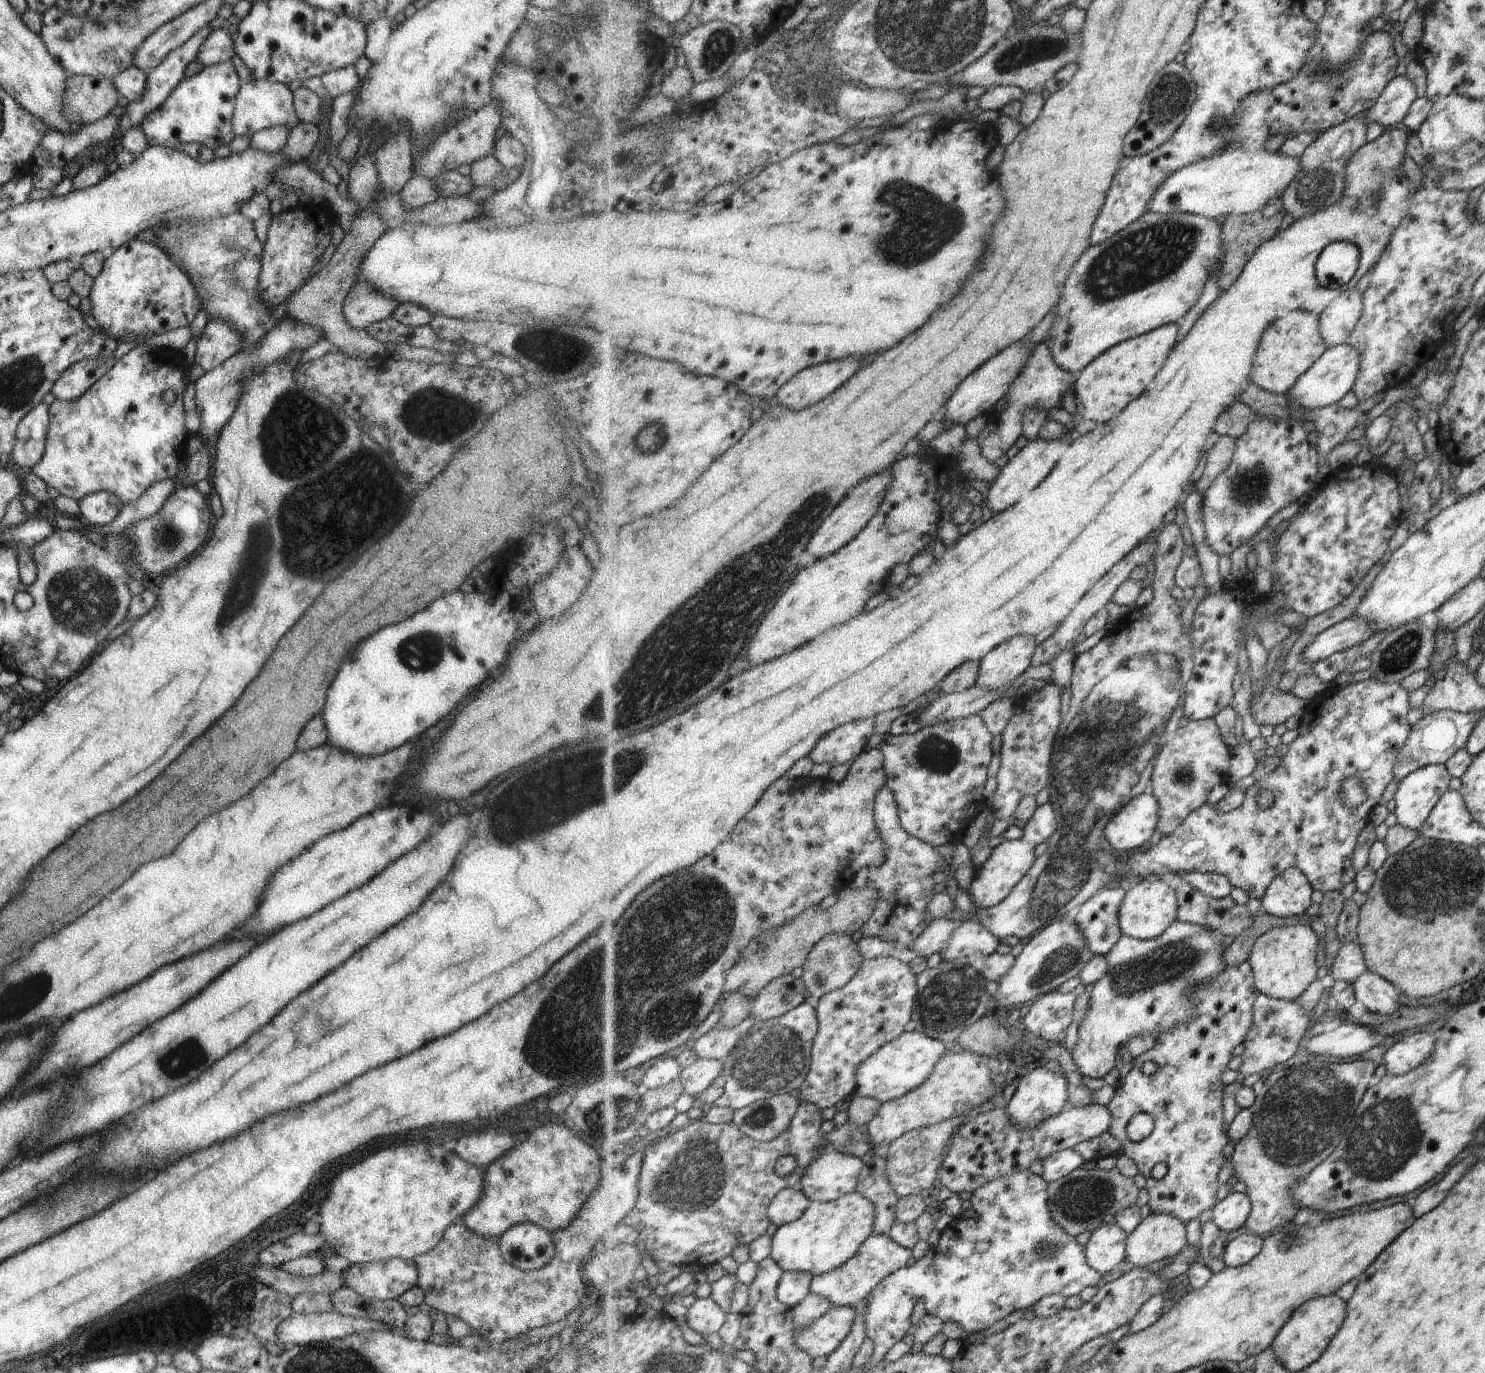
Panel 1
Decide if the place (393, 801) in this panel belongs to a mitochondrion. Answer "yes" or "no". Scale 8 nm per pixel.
no

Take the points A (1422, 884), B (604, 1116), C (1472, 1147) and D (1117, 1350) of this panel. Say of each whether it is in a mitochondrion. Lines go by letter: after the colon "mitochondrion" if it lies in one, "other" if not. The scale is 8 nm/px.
A: mitochondrion
B: mitochondrion
C: other
D: other

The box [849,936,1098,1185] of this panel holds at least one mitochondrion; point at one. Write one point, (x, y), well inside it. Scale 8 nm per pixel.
(949, 1000)

